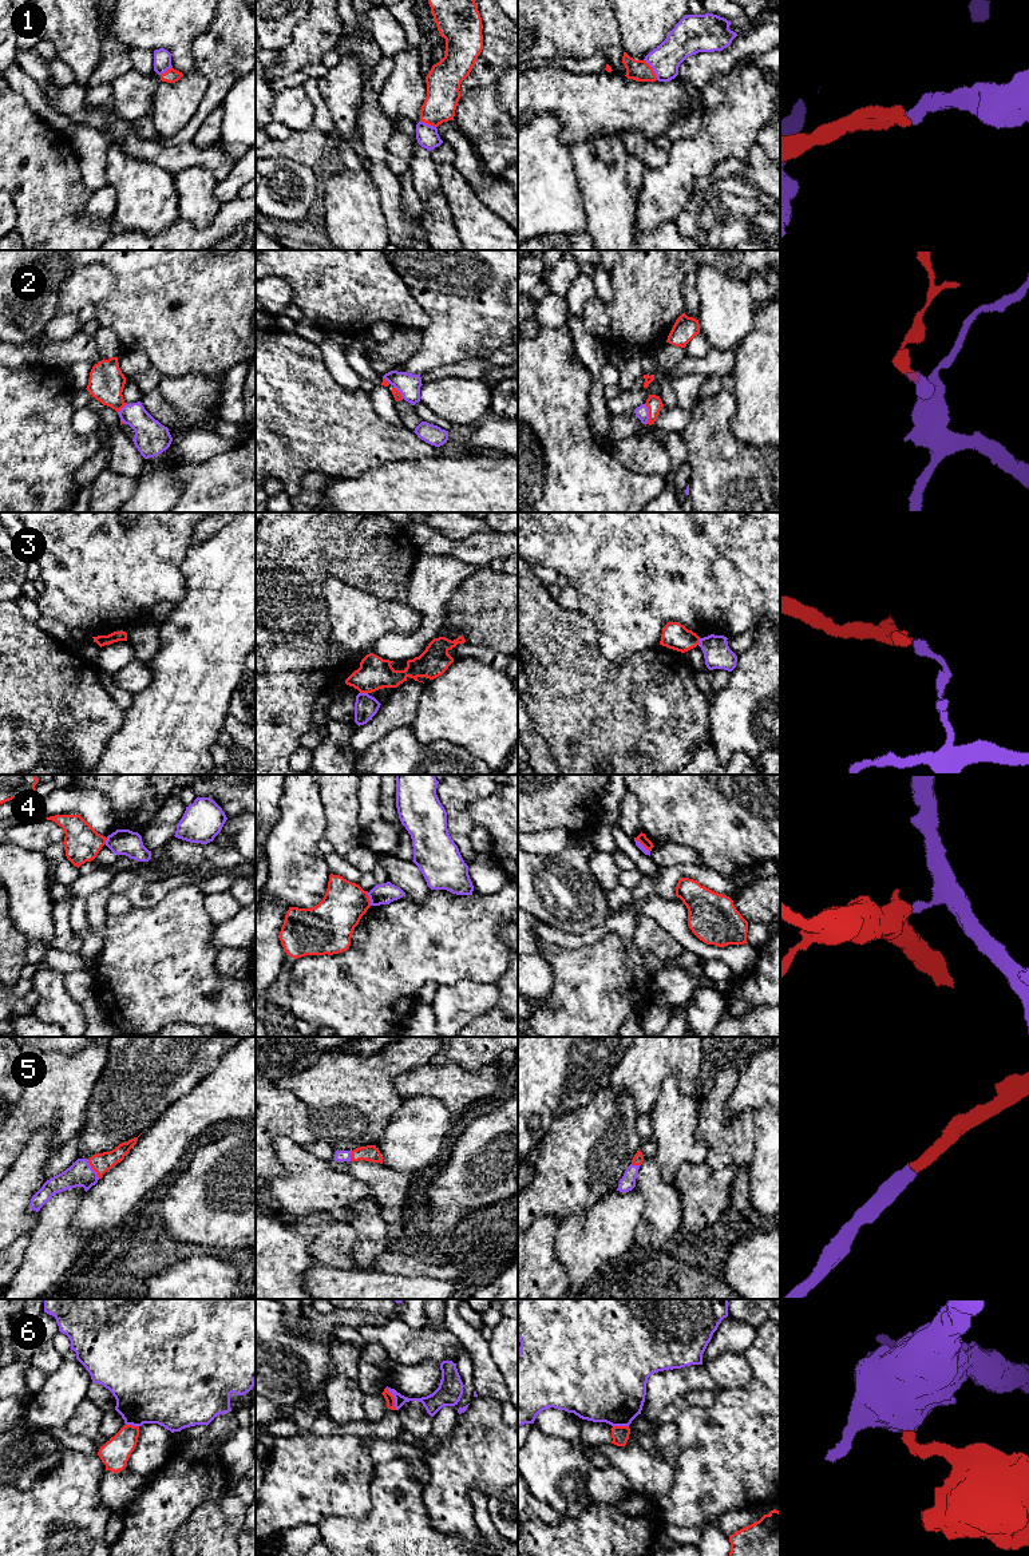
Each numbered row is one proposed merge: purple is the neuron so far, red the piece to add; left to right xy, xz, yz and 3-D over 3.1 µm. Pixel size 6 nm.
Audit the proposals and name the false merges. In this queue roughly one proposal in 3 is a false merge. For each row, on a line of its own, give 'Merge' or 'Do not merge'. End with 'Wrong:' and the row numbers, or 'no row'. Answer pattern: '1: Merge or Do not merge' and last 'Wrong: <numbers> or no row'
1: Merge
2: Do not merge
3: Do not merge
4: Do not merge
5: Merge
6: Do not merge
Wrong: 2, 3, 4, 6

